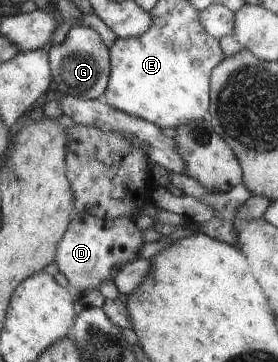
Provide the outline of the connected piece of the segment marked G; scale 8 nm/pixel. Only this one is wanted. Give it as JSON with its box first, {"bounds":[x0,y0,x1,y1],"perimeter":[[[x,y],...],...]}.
{"bounds":[44,26,110,100],"perimeter":[[[71,26],[63,41],[48,49],[48,64],[52,79],[44,94],[45,100],[54,98],[55,94],[95,100],[100,99],[106,88],[110,68],[108,46],[94,29],[87,26]]]}

